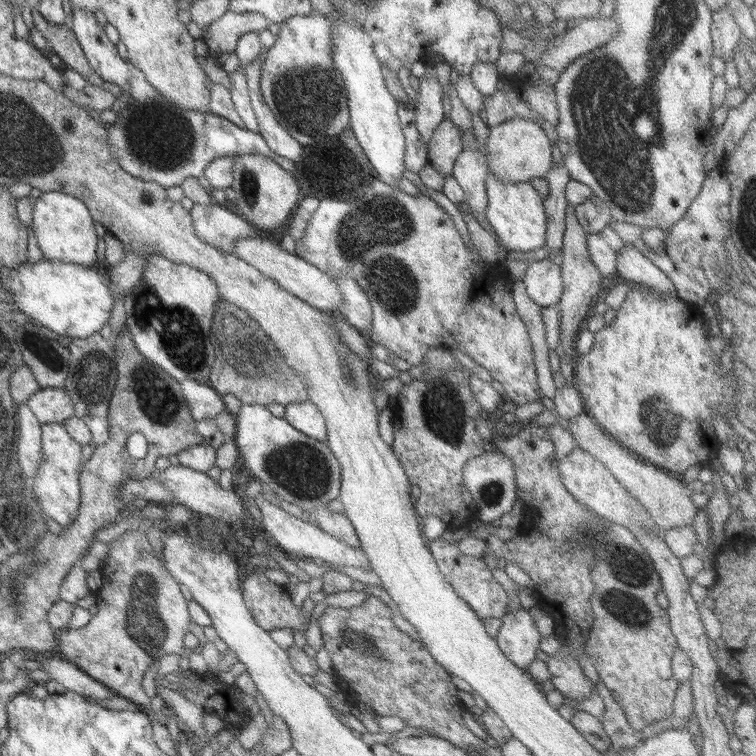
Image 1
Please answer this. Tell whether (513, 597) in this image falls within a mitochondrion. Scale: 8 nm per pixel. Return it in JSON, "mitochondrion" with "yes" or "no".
{"mitochondrion":"no"}

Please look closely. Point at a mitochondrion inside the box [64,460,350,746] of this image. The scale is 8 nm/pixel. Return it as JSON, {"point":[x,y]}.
{"point":[145,627]}

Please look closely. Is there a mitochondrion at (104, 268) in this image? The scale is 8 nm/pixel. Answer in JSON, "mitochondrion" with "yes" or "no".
{"mitochondrion":"no"}

